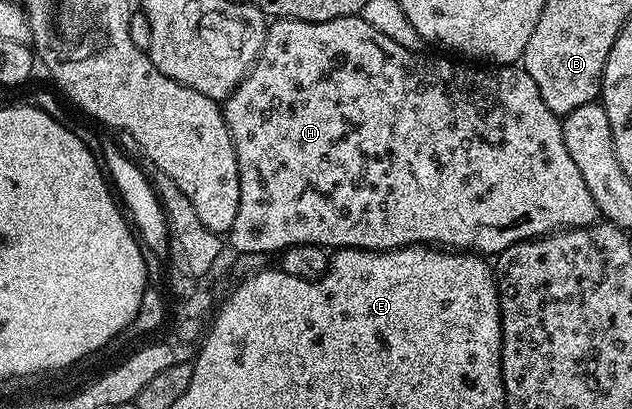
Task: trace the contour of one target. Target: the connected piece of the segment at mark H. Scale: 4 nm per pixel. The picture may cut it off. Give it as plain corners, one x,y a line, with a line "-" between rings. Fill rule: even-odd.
354,16
354,17
351,17
351,18
336,18
336,19
335,19
335,20
323,20
323,21
322,21
322,22
304,22
304,21
303,21
303,20
295,20
295,19
294,19
294,18
278,18
278,19
276,19
276,20
273,20
273,21
270,21
270,22
269,22
269,23
268,23
268,26
267,26
267,29
266,29
266,32
265,32
265,39
264,39
264,40
263,40
263,48
262,48
262,49
261,49
261,55
259,55
259,56
258,56
258,58
257,58
257,61
256,61
256,62
254,62
254,64
253,64
253,66
252,66
252,67
251,67
251,68
250,68
250,69
249,69
249,70
248,70
248,72
247,72
247,73
245,73
245,78
244,78
244,79
243,79
243,81
241,81
241,82
240,82
240,83
239,83
239,84
238,84
238,86
236,86
236,88
234,88
234,90
232,90
232,91
231,91
231,92
230,92
230,93
229,93
229,97
228,97
228,98
226,98
226,99
224,99
224,102
223,102
223,109
224,109
224,111
225,111
225,123
226,123
226,124
227,124
227,128
228,128
228,129
229,129
229,131
230,131
230,132
231,132
231,144
235,144
235,156
236,156
236,157
237,157
237,163
238,163
238,164
239,164
239,212
238,212
238,213
237,213
237,215
235,215
235,224
234,224
234,225
233,225
233,227
231,227
231,228
230,228
230,229
229,229
229,233
228,233
228,235
227,235
227,242
228,242
228,245
229,245
229,242
230,242
230,244
231,244
231,245
233,245
233,246
234,246
234,248
235,248
235,249
237,249
237,251
236,251
236,253
237,253
237,254
238,254
238,255
243,255
243,254
264,254
264,255
266,255
266,256
272,256
272,254
273,254
273,253
274,253
274,254
273,254
273,255
276,255
276,254
277,254
277,253
278,253
278,252
280,252
280,251
282,251
282,250
285,250
285,249
286,249
286,248
288,248
288,246
302,246
302,245
303,245
303,244
315,244
315,245
316,245
316,246
323,246
323,247
326,247
326,248
344,248
344,247
346,247
346,246
353,246
353,247
355,247
355,248
356,248
356,250
398,250
398,249
399,249
399,248
403,248
403,247
404,247
404,246
435,246
435,247
438,247
438,248
452,248
452,249
454,249
454,250
456,250
456,251
458,251
458,252
472,252
472,253
474,253
474,254
480,254
480,255
482,255
482,256
496,256
496,255
498,255
498,254
502,254
502,253
503,253
503,252
504,252
504,250
506,250
506,249
507,249
507,248
511,248
511,247
512,247
512,246
514,246
514,244
516,244
516,242
526,242
526,241
527,241
527,239
529,239
529,238
541,238
541,237
543,237
543,236
544,236
544,235
545,235
545,234
551,234
551,233
553,233
553,231
555,231
555,230
568,230
568,229
570,229
570,228
572,228
572,227
575,227
575,226
591,226
591,225
593,225
593,223
594,223
594,222
596,222
596,221
598,221
598,218
599,218
599,215
598,215
598,212
597,212
597,205
596,205
596,204
595,204
595,200
591,200
591,192
590,192
590,190
588,190
588,189
587,189
587,183
585,183
585,181
584,181
584,180
583,180
583,176
582,176
582,174
581,174
581,173
579,173
579,167
577,167
577,166
576,166
576,165
575,165
575,160
571,160
571,152
567,152
567,144
563,144
563,132
562,132
562,131
561,131
561,118
560,118
560,117
558,117
558,115
555,115
555,114
553,114
553,113
552,113
552,112
551,112
551,108
547,108
547,104
543,104
543,96
539,96
539,88
535,88
535,80
531,80
531,76
530,76
530,75
529,75
529,73
527,73
527,71
526,71
526,70
525,70
525,69
523,69
523,68
522,68
522,67
521,67
521,66
520,66
520,65
517,65
517,64
514,64
514,65
512,65
512,66
495,66
495,65
489,65
489,64
466,64
466,63
465,63
465,62
464,62
464,61
461,61
461,60
454,60
454,59
453,59
453,58
452,58
452,57
449,57
449,58
450,58
450,59
449,59
449,58
429,58
429,59
425,59
425,58
420,58
420,57
421,57
421,56
422,56
422,55
421,55
421,54
420,54
420,53
418,53
418,51
416,51
416,50
408,50
408,49
407,49
407,48
402,48
402,47
401,47
401,45
399,45
399,44
395,44
395,40
390,40
390,39
389,39
389,37
387,37
387,36
383,36
383,32
378,32
378,30
376,30
376,29
375,29
375,28
371,28
371,24
367,24
367,20
363,20
363,19
362,19
362,18
361,18
361,17
360,17
360,16

